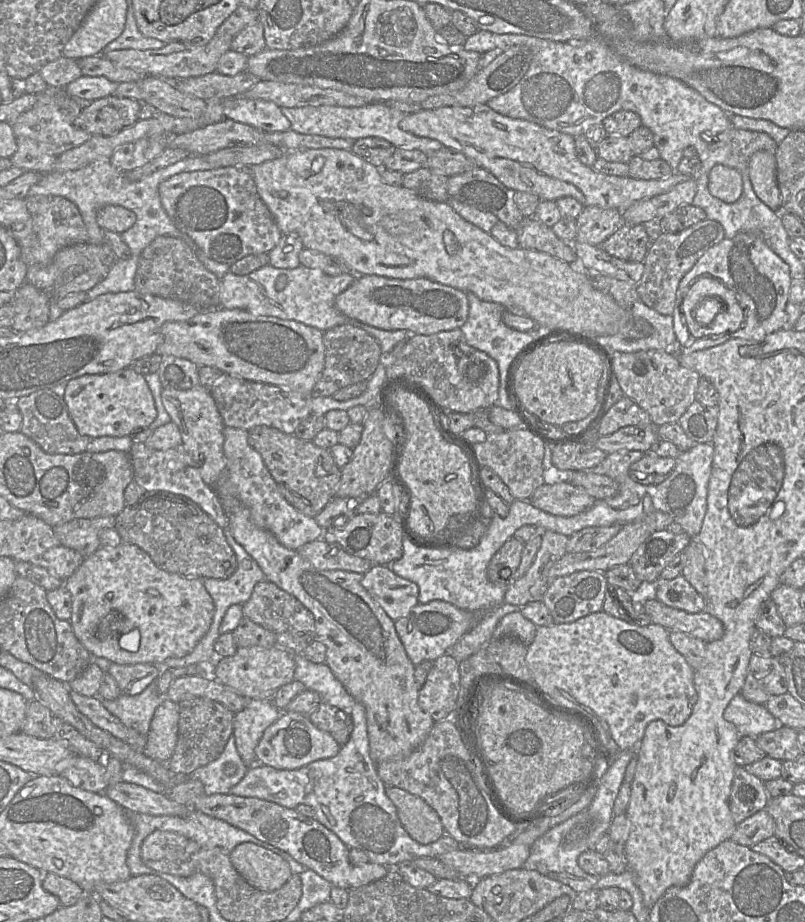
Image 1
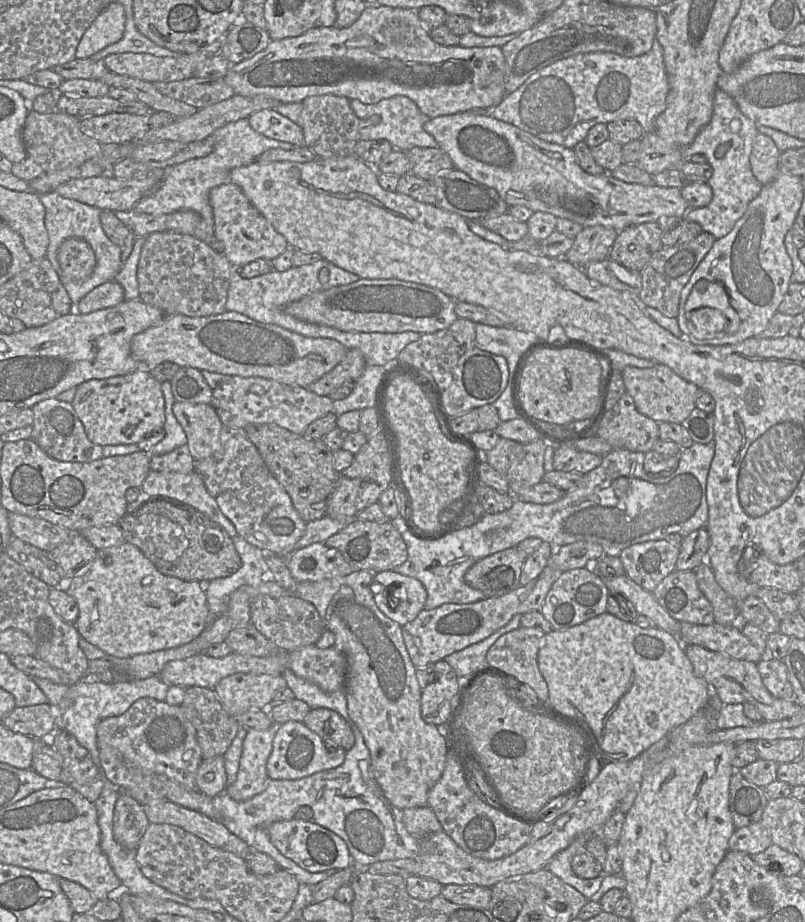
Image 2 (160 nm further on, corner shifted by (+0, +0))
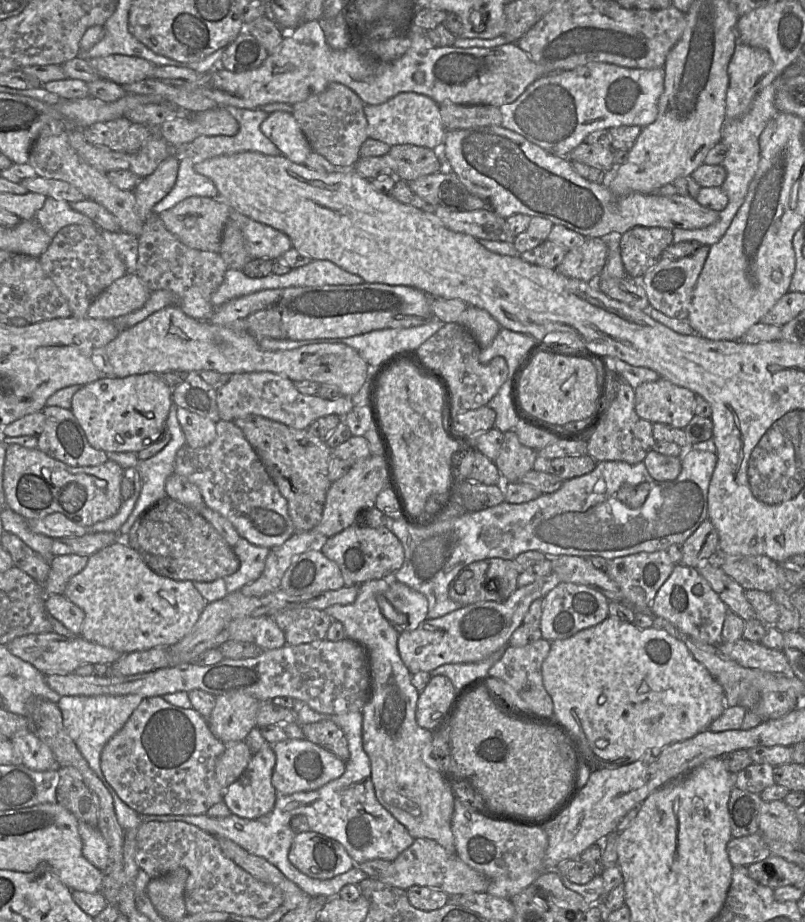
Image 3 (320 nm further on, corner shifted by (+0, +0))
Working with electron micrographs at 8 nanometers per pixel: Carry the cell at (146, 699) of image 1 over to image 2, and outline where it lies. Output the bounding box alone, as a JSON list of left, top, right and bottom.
[56,675,169,783]

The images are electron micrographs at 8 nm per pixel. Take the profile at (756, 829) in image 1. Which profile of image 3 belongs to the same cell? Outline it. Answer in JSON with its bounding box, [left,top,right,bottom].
[727,833,770,866]

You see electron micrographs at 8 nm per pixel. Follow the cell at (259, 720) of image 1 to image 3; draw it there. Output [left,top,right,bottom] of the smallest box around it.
[223,744,278,819]

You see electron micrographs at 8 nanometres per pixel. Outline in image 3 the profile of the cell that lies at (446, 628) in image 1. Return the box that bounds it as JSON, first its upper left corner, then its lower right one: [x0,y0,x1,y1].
[397,571,560,674]

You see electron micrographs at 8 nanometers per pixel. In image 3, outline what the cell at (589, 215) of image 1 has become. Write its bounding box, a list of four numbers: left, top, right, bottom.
[555,239,607,282]

